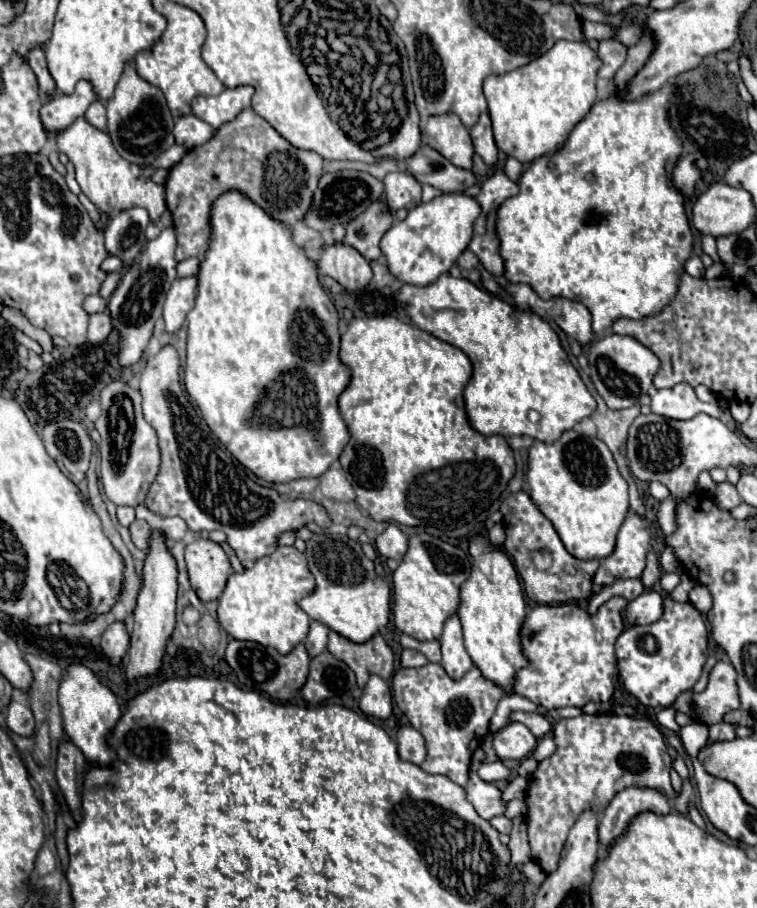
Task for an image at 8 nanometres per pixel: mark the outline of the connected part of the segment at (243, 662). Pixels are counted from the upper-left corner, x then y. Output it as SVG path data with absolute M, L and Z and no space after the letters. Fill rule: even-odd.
M232 639L228 643L228 647L226 647L226 657L224 659L234 669L238 681L246 689L256 689L260 693L270 695L272 699L278 699L278 701L292 701L296 697L292 693L298 693L304 687L304 681L308 679L308 663L310 663L310 657L308 657L306 647L302 643L296 645L294 651L288 653L288 655L280 655L276 649L266 647L264 649L266 663L264 663L262 661L262 645L260 643Z

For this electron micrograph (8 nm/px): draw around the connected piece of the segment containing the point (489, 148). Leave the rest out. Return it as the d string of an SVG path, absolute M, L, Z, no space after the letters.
M488 113L480 115L478 123L470 129L470 137L472 137L472 143L474 143L474 151L484 159L484 163L488 167L492 167L498 161L498 149L496 149L496 143L494 143Z

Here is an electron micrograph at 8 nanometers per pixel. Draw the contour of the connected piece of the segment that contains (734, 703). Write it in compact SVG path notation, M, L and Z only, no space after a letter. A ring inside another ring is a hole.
M718 661L710 671L710 681L704 693L694 693L696 717L706 723L720 723L724 713L740 707L738 687L736 687L736 671L732 663Z

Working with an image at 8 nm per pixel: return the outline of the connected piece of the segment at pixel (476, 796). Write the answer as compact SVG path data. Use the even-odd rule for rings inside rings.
M478 761L472 763L472 771L470 771L470 781L466 785L466 793L468 793L468 801L474 805L476 813L484 819L492 819L496 815L504 815L506 811L506 803L502 801L502 791L494 785L494 783L486 783L476 775L478 769Z

